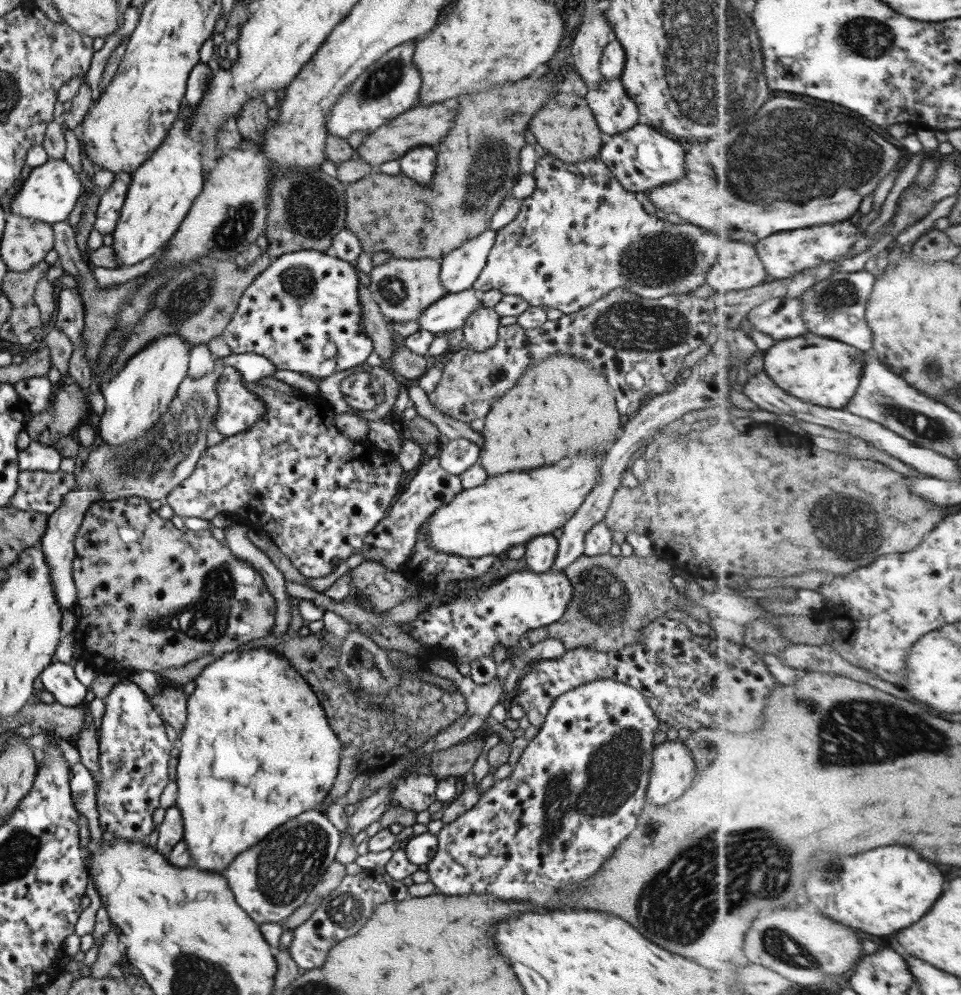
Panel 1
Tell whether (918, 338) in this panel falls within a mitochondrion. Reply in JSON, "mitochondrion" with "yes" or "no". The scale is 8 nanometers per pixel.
{"mitochondrion":"no"}

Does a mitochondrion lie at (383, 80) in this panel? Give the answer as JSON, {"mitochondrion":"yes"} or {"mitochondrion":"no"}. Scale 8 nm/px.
{"mitochondrion":"yes"}

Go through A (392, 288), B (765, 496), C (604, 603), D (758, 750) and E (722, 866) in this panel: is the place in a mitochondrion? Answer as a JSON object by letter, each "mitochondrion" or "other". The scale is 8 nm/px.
{"A":"mitochondrion","B":"other","C":"mitochondrion","D":"other","E":"mitochondrion"}

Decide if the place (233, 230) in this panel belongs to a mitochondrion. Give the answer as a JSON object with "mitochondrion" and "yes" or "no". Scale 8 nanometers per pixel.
{"mitochondrion":"yes"}

